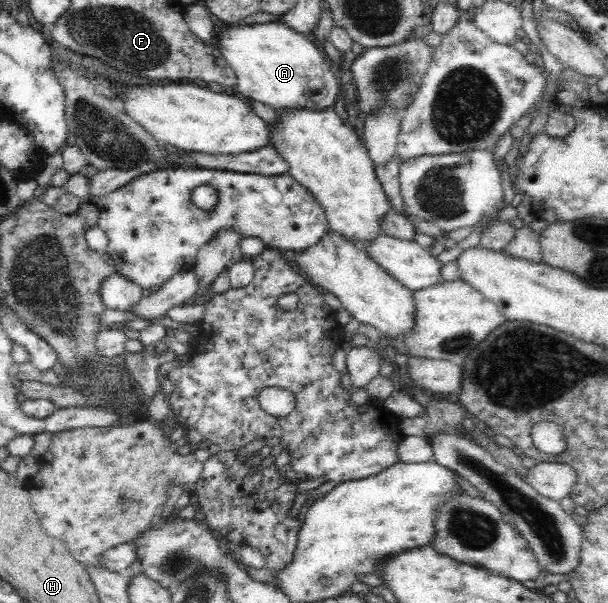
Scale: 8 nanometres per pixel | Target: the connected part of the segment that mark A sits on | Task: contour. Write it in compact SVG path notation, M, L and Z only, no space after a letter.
M241 22L228 25L227 30L219 30L216 35L216 52L235 75L235 85L230 91L237 91L243 99L251 98L275 111L283 108L308 108L308 110L325 110L334 106L340 92L340 82L331 62L321 47L311 38L283 22Z

